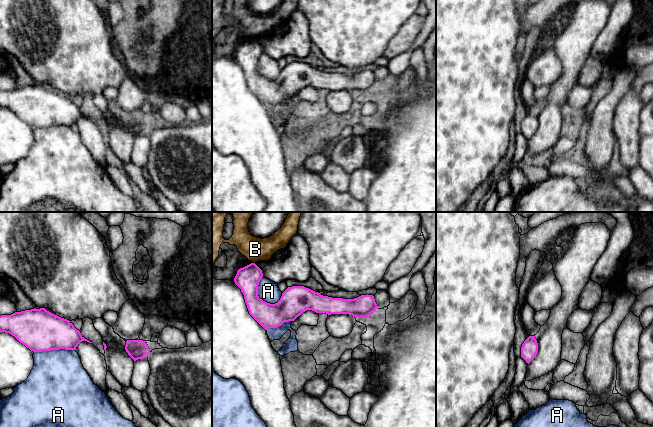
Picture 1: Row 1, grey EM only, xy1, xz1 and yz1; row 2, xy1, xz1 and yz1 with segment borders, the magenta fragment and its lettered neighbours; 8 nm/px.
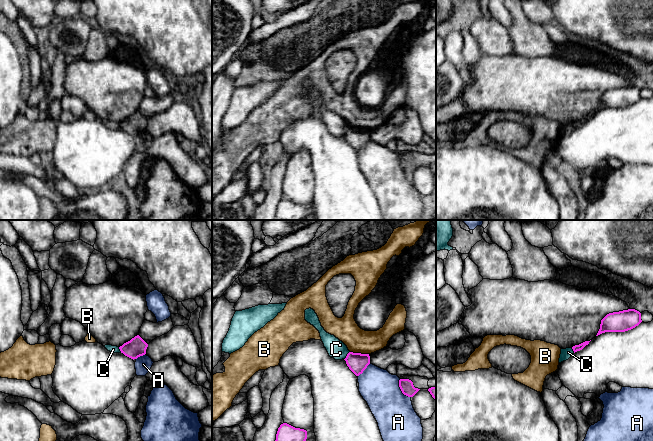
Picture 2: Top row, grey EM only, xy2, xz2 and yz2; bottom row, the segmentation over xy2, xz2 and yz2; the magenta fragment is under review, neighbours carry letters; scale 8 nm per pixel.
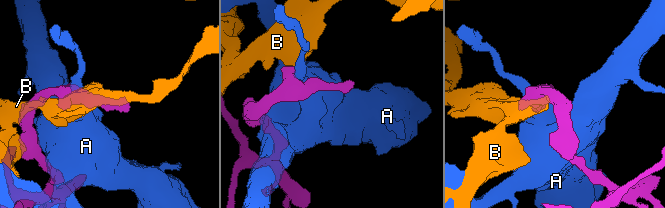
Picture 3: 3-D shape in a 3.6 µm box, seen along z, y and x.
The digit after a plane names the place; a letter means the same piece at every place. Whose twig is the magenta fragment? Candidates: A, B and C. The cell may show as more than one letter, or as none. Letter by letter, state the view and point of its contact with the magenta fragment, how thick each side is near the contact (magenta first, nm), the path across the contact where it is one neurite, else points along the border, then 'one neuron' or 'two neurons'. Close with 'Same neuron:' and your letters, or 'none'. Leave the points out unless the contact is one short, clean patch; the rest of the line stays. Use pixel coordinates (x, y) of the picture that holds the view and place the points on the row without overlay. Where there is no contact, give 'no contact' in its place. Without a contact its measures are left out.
A: xz1 (257, 70) | 190/170 nm | two neurons
B: xz2 (359, 129) | 160/200 nm | two neurons
C: xz2 (347, 131) | 160/150 nm | along xz2 (349, 127), (344, 135) | two neurons
Same neuron: none

